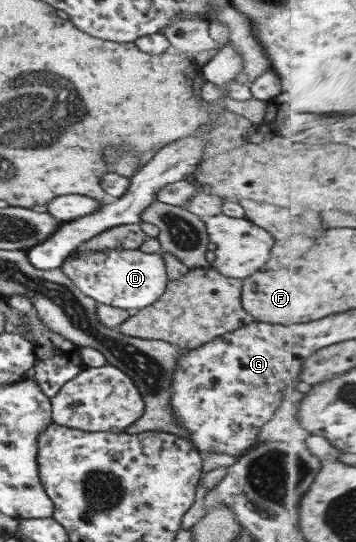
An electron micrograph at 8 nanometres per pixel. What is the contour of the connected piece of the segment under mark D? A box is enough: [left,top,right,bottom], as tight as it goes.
[59,249,166,312]

